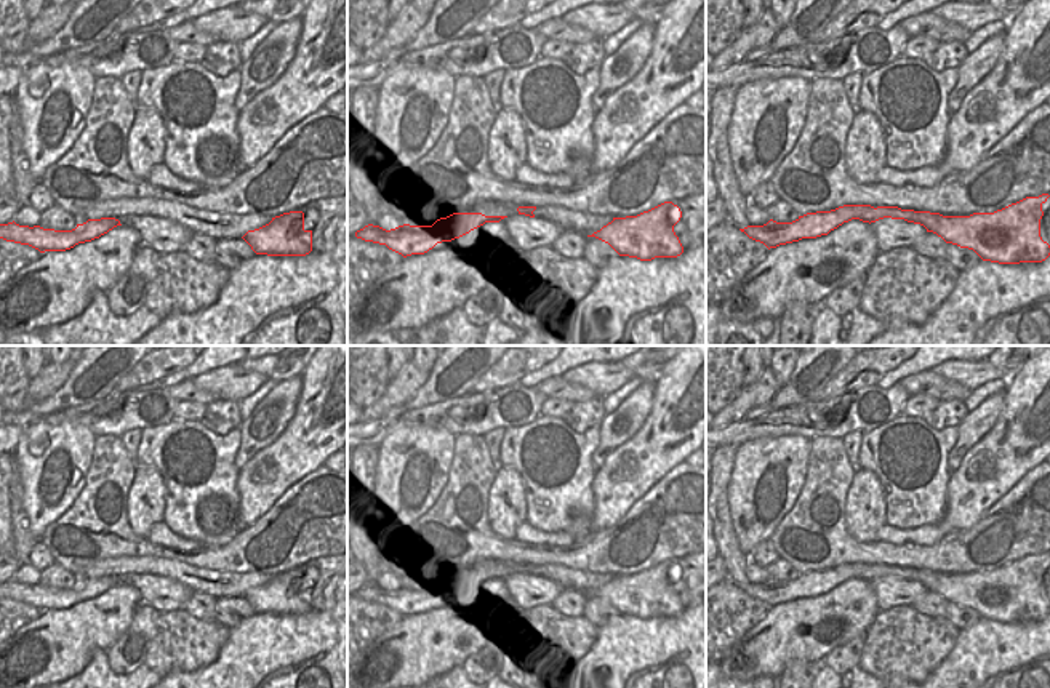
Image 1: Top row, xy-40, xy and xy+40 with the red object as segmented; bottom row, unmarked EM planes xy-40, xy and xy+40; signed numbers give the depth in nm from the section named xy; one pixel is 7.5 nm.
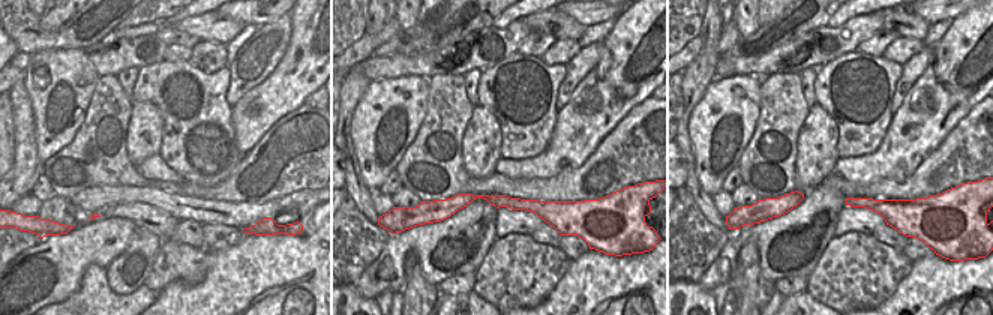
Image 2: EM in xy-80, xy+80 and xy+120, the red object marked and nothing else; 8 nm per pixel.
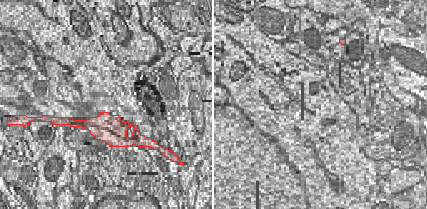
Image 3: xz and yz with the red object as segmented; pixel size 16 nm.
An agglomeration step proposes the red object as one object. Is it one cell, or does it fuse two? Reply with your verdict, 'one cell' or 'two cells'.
one cell

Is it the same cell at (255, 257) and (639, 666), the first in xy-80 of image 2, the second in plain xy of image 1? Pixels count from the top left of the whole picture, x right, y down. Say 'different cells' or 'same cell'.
same cell

